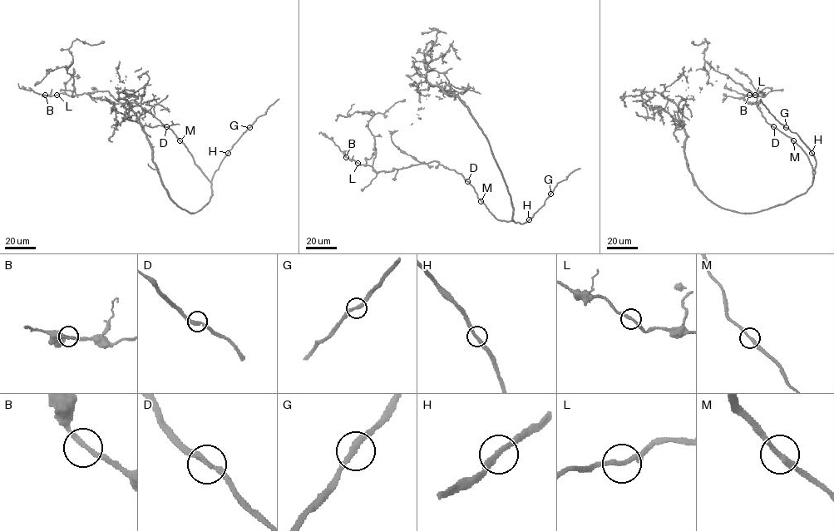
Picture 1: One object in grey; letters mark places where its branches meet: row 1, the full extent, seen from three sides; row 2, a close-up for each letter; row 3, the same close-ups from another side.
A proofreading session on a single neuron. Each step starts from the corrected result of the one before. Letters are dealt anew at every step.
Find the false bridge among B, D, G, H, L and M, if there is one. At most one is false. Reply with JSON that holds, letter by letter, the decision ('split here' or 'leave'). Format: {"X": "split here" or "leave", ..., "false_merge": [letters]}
{"B": "leave", "D": "leave", "G": "leave", "H": "leave", "L": "leave", "M": "leave", "false_merge": []}

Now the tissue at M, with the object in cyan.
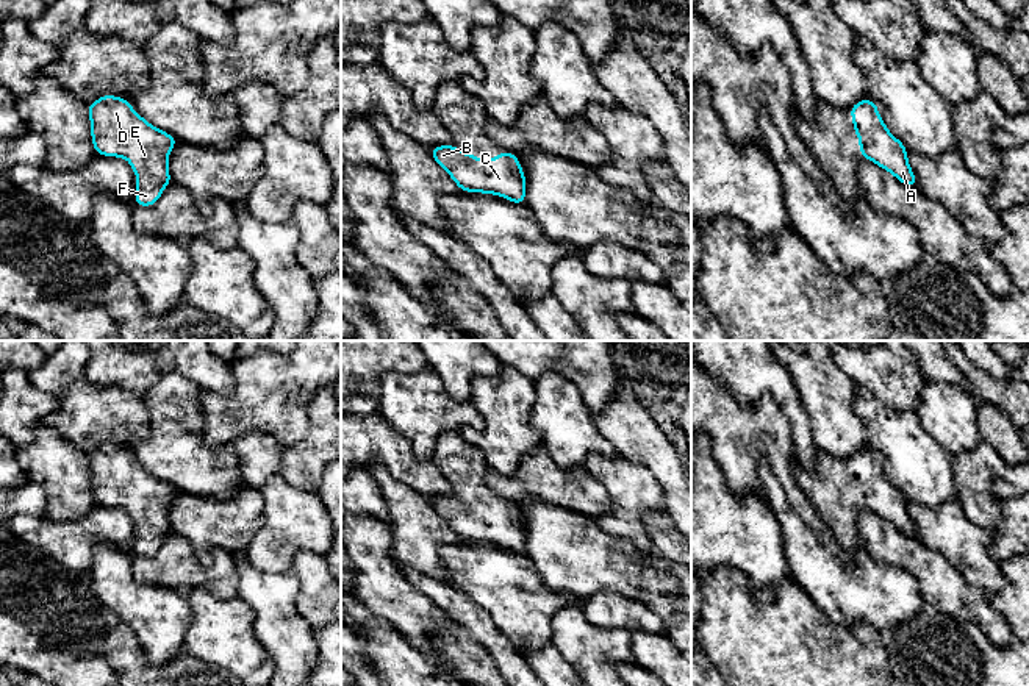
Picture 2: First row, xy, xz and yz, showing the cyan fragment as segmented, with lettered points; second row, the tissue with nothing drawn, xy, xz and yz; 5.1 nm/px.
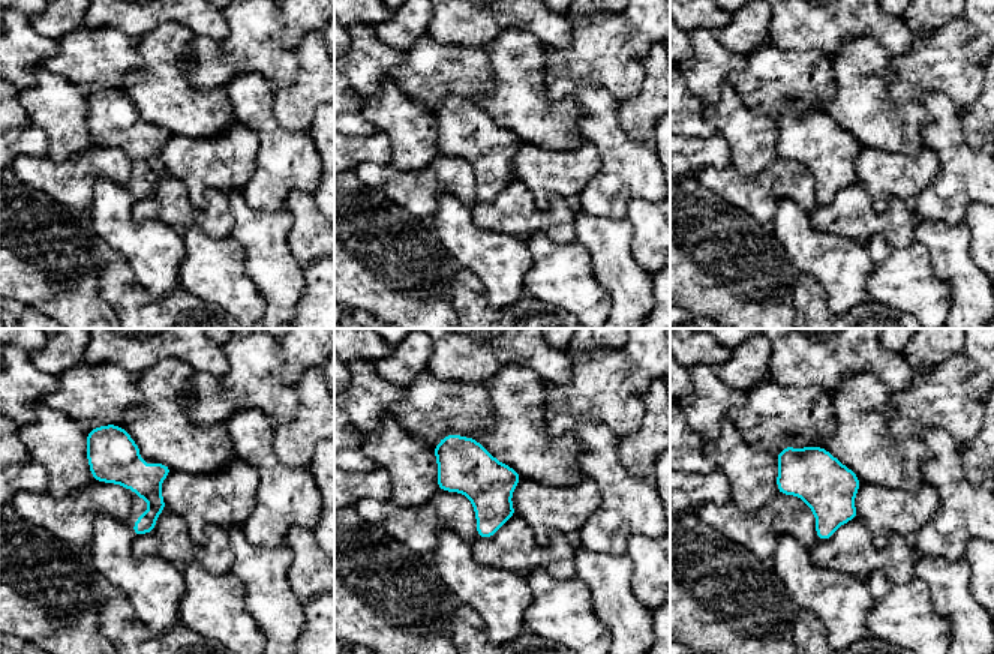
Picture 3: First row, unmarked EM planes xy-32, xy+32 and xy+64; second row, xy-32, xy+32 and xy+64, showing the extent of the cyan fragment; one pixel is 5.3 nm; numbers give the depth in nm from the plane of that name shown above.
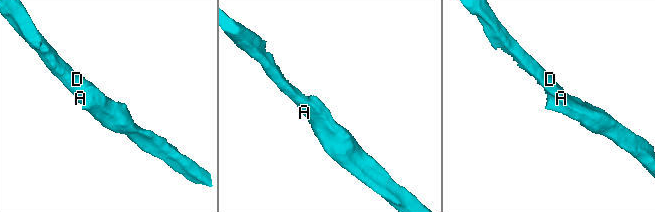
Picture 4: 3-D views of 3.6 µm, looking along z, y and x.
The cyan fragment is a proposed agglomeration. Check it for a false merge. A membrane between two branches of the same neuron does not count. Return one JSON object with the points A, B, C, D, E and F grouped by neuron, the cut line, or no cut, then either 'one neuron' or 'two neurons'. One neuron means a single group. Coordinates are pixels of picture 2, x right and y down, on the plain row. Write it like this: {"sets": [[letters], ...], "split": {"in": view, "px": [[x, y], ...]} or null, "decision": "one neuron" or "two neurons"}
{"sets": [["A", "B", "C", "D", "E", "F"]], "split": null, "decision": "one neuron"}

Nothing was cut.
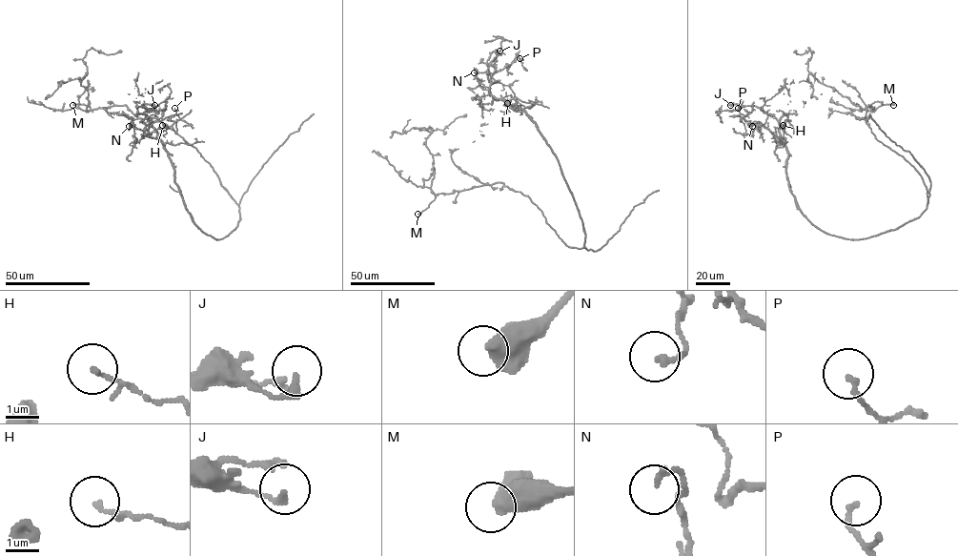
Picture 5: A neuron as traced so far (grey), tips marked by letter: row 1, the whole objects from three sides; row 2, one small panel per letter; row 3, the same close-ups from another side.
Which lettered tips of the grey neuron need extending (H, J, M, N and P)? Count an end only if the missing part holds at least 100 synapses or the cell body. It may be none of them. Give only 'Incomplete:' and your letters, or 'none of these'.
Incomplete: none of these

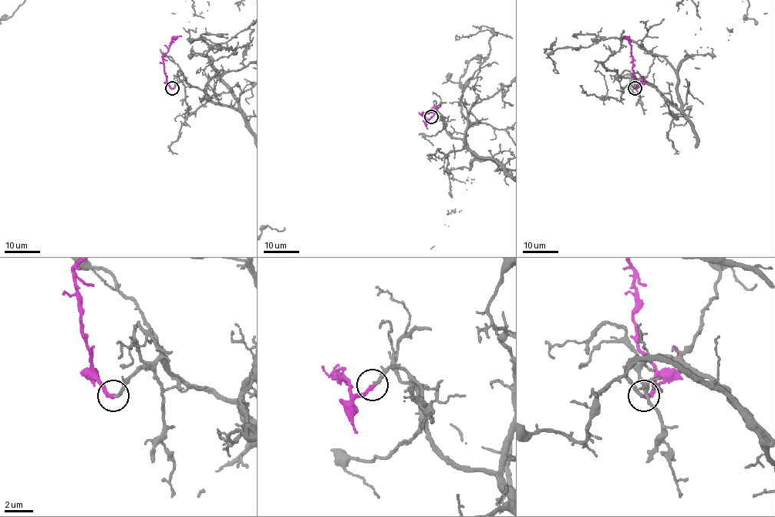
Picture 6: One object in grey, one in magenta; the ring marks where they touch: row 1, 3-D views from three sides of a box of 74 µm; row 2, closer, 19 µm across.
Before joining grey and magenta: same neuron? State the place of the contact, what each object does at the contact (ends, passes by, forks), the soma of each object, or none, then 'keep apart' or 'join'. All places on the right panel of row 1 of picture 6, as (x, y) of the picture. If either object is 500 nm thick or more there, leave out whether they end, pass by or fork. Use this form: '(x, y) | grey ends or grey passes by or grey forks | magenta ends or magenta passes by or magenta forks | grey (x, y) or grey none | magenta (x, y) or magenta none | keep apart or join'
(635, 88) | grey ends | magenta ends | grey none | magenta none | join

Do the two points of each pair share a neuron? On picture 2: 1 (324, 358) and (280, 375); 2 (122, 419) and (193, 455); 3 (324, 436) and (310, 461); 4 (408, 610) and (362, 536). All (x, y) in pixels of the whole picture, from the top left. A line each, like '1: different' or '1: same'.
1: different
2: different
3: same
4: same

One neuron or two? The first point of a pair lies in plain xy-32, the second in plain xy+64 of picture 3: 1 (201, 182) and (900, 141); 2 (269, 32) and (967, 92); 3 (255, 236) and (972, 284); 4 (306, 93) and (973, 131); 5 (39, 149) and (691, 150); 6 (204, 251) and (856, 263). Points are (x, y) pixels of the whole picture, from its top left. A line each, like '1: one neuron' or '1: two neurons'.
1: two neurons
2: one neuron
3: one neuron
4: one neuron
5: one neuron
6: two neurons

